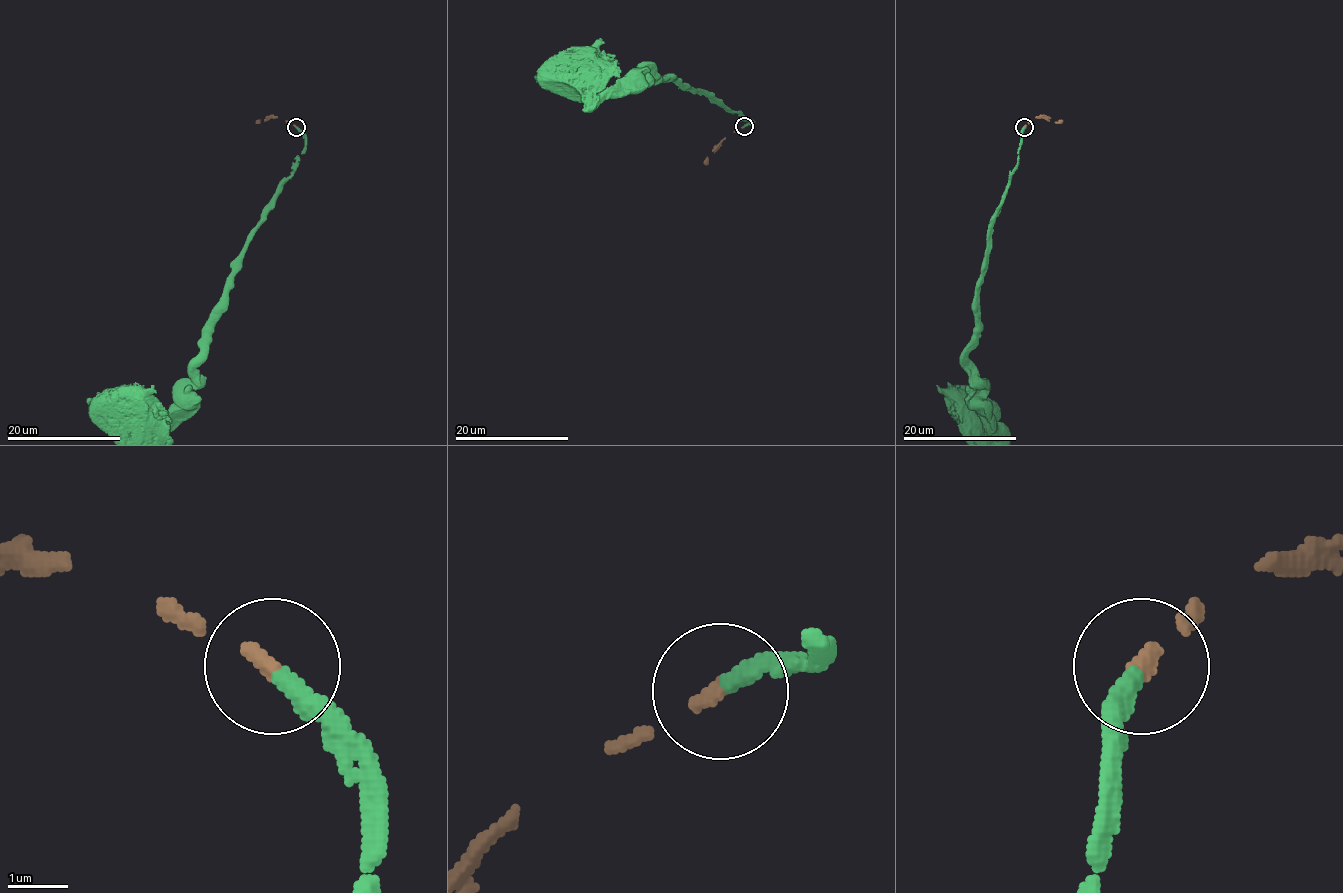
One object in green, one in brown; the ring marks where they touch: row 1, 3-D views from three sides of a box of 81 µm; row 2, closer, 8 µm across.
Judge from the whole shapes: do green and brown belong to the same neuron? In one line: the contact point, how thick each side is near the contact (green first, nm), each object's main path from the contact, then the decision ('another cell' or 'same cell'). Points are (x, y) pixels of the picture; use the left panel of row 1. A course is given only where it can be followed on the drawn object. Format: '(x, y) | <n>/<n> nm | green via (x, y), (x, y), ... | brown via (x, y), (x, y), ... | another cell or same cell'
(296, 127) | 320/240 nm | green via (296, 127), (304, 140), (298, 165), (254, 232), (192, 378), (145, 435), (125, 402), (121, 414) | brown via (296, 127), (277, 117), (257, 120) | same cell

